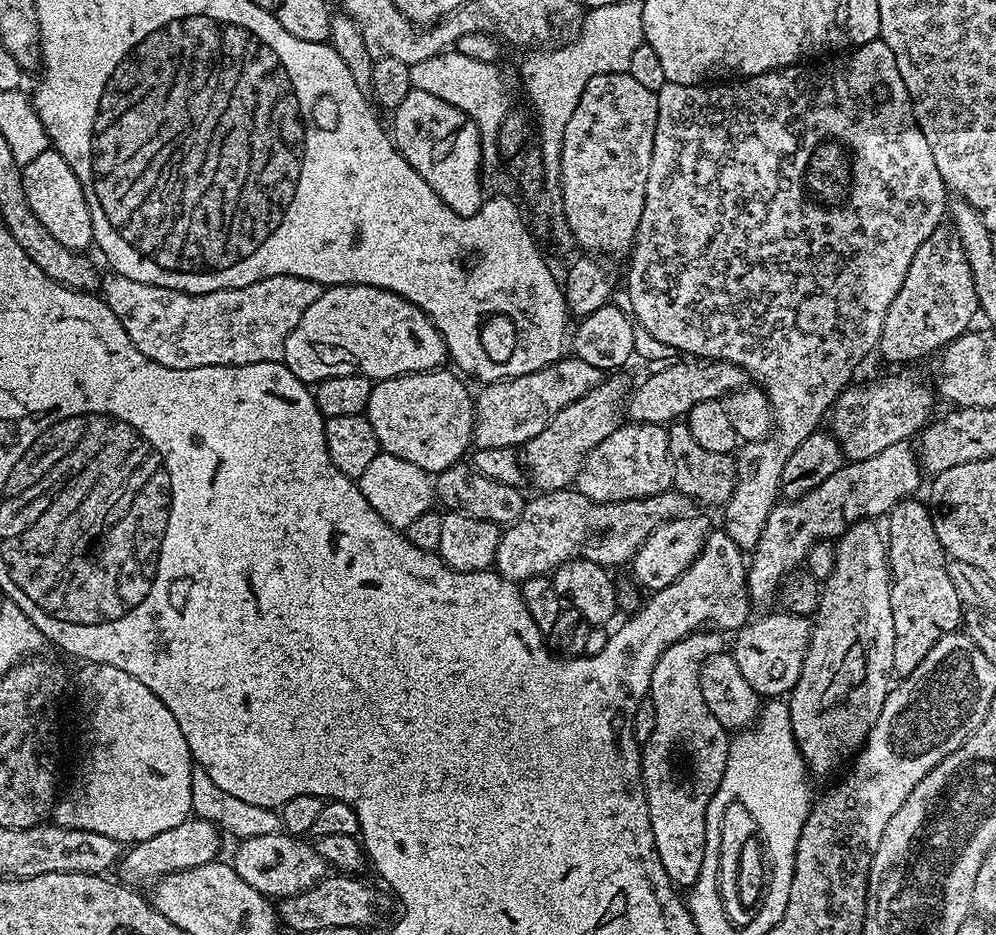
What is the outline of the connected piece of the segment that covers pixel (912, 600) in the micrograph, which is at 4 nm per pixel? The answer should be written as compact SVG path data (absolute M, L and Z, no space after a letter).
M916 498L900 500L892 507L886 517L886 551L888 554L888 571L890 573L890 610L894 614L894 662L893 673L903 678L914 674L918 662L930 654L932 647L943 636L957 631L962 624L962 601L958 590L954 590L954 582L950 582L948 573L949 557L946 555L942 542L938 542L938 530L934 530L932 513L927 503L919 504Z

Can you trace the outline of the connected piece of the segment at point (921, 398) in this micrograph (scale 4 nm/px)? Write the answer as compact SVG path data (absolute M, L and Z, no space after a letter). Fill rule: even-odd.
M888 376L865 388L845 388L830 409L830 432L839 442L845 461L874 458L894 442L911 441L933 419L932 396L933 385L916 376Z

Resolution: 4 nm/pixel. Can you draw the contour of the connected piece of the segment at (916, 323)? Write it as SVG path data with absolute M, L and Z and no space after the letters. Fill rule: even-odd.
M941 226L922 242L922 246L918 246L918 254L914 254L914 262L910 262L910 270L906 270L902 290L898 290L894 302L890 302L890 310L886 310L879 355L884 355L892 364L920 360L969 331L975 316L978 316L978 305L970 262L966 262L962 242L958 242L951 227Z

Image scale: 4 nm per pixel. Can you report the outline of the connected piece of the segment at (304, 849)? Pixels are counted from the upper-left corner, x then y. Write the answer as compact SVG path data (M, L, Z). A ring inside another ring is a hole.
M283 830L274 834L258 834L258 838L246 838L237 843L236 853L230 857L230 863L238 878L242 878L249 886L254 886L254 890L258 890L263 896L283 898L302 894L330 872L330 865L308 842L299 836L289 836Z

